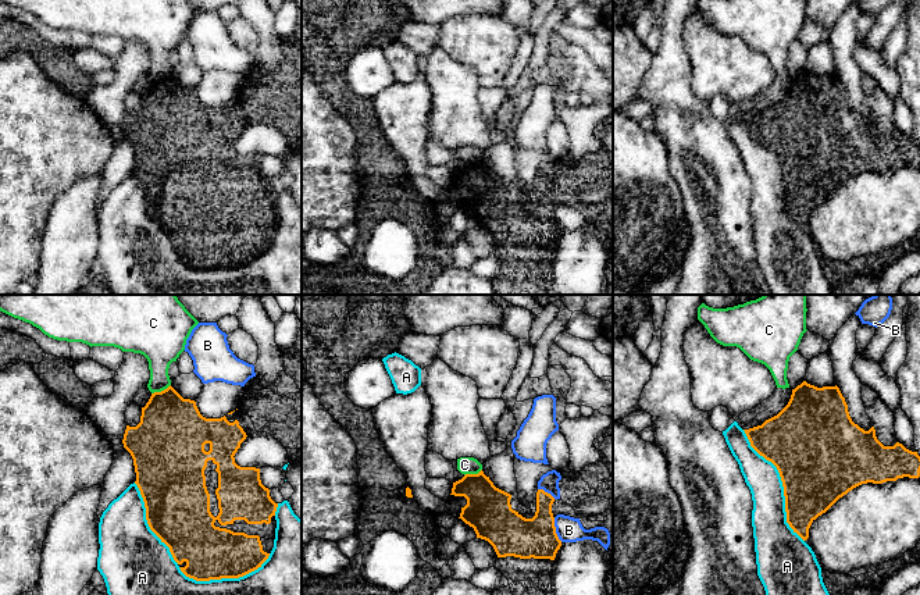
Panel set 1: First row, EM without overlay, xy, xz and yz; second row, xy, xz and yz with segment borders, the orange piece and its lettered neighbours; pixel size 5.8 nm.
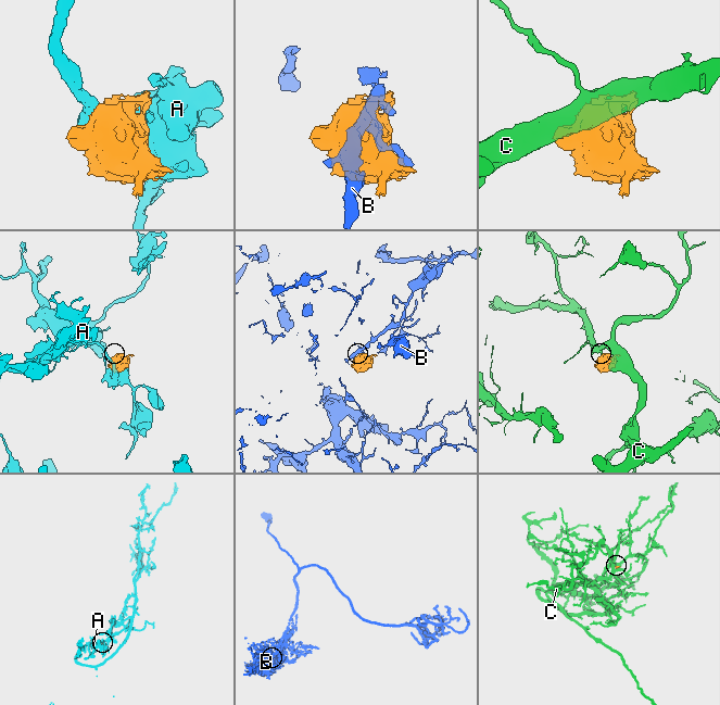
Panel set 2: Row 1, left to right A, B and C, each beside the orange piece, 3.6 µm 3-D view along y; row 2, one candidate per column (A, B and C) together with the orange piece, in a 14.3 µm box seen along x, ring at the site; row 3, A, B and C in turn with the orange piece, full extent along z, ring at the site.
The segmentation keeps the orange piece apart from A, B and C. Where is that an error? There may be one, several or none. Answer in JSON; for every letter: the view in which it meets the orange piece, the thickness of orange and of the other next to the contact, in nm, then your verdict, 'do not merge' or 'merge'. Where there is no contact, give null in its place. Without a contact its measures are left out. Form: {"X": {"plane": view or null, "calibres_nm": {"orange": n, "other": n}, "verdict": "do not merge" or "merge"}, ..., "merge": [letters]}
{"A": {"plane": "yz", "calibres_nm": {"orange": 480, "other": 200}, "verdict": "do not merge"}, "B": {"plane": "xz", "calibres_nm": {"orange": 240, "other": 140}, "verdict": "do not merge"}, "C": {"plane": "xy", "calibres_nm": {"orange": 400, "other": 200}, "verdict": "do not merge"}, "merge": []}

